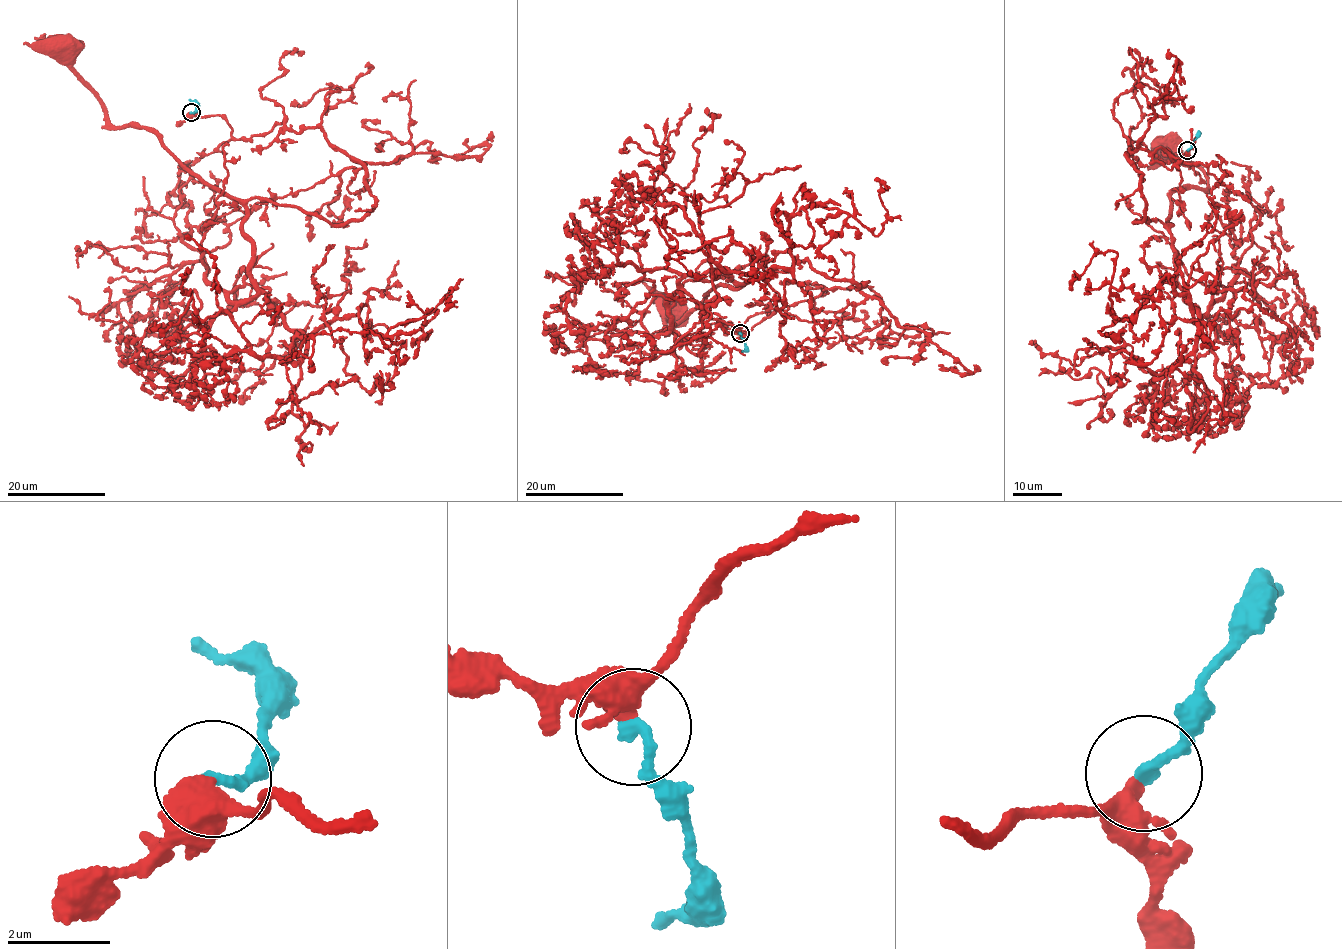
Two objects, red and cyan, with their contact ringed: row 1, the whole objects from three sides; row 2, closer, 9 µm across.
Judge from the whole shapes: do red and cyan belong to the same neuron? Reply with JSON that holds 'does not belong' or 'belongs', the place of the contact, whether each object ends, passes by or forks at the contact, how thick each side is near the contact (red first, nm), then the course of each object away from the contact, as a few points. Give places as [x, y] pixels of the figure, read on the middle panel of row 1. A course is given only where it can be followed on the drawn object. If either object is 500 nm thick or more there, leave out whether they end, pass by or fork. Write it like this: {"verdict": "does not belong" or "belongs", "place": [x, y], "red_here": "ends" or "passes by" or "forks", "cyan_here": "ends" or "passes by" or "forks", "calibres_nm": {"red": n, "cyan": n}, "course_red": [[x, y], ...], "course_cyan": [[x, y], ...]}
{"verdict": "belongs", "place": [740, 333], "red_here": "passes by", "cyan_here": "ends", "calibres_nm": {"red": 380, "cyan": 240}, "course_red": [[740, 332], [822, 287], [866, 283], [798, 261], [720, 285], [669, 335], [669, 307]], "course_cyan": [[740, 333], [745, 344], [742, 351]]}

